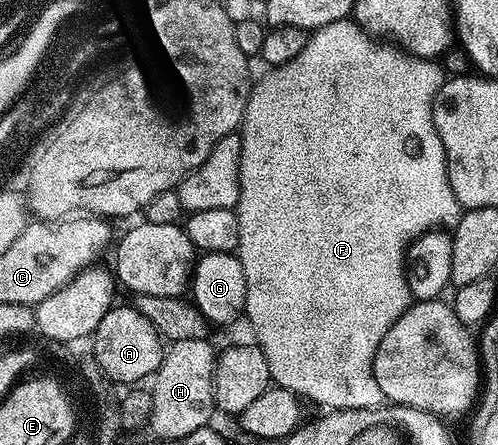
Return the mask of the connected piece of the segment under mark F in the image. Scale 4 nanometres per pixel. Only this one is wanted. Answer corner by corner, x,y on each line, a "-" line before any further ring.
348,18
329,22
329,26
316,28
310,33
305,50
296,60
291,60
287,64
280,64
274,69
272,76
267,76
263,81
256,83
251,91
251,98
247,103
247,113
243,116
241,125
241,135
243,137
242,164
239,167
239,201
235,203
234,210
237,214
237,222
241,226
241,242
237,249
237,255
241,262
241,270
245,270
245,320
251,323
251,332
254,343
258,344
260,350
265,354
265,362
269,362
269,374
272,381
278,387
294,392
296,396
304,401
312,400
315,404
321,404
325,410
377,410
384,407
385,401
381,394
381,386
377,386
377,378
373,374
373,362
377,354
377,346
381,346
381,338
389,334
389,326
405,314
405,310
411,307
413,297
410,288
407,285
407,269
405,267
405,249
412,241
419,236
442,226
444,229
454,229
455,223
459,221
461,215
461,205
453,194
453,186
449,186
449,174
447,173
447,159
445,158
445,146
441,146
441,138
433,126
433,114
431,113
431,104
435,100
437,90
445,79
445,73
442,67
435,60
423,60
419,56
411,56
394,46
388,46
378,39
372,38
362,31
354,19

